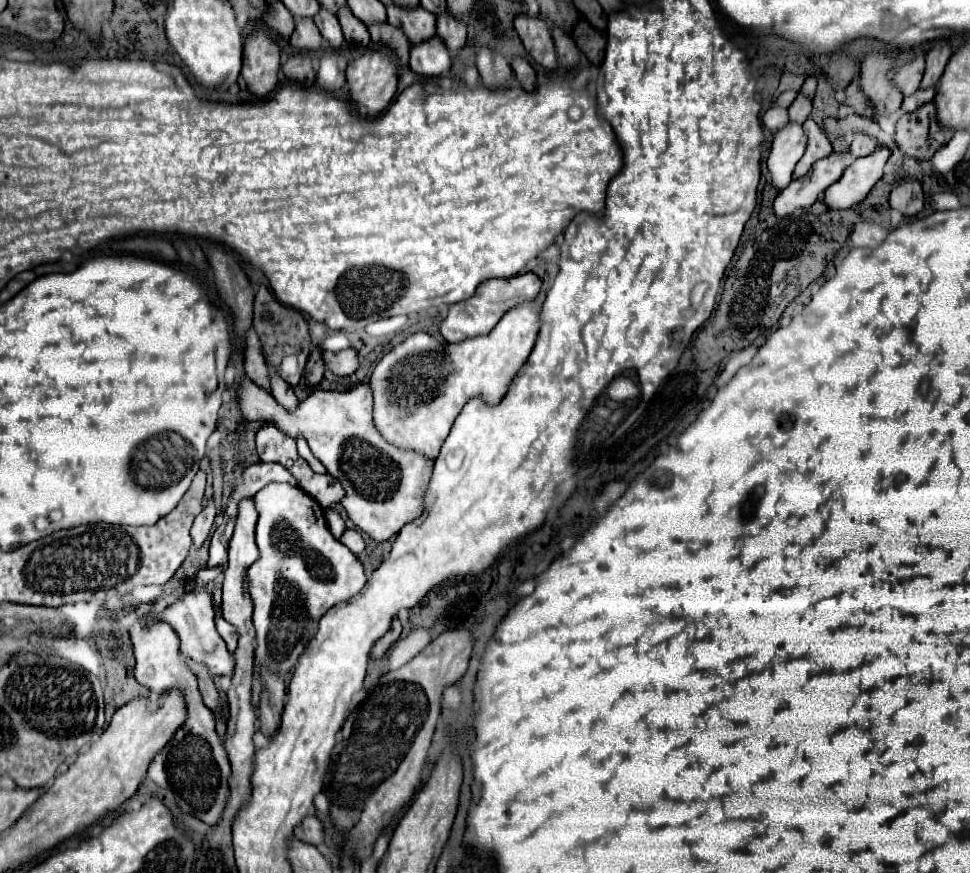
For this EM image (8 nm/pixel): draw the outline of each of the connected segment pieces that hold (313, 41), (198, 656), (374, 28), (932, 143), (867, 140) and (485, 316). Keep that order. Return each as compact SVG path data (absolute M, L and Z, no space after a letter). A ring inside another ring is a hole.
M303 17L303 19L297 21L295 33L291 35L289 41L295 49L319 49L323 39L321 39L321 33L319 33L315 21Z
M201 591L201 593L187 595L185 601L179 601L177 609L173 605L171 609L165 609L163 613L149 613L145 617L169 623L181 639L181 653L185 657L189 657L193 661L199 661L199 663L205 663L213 675L227 675L227 677L233 675L235 657L229 653L225 641L221 639L221 635L215 629L215 623L213 623L215 613L213 613L213 605L211 605L211 591ZM167 615L169 615L169 619L167 619Z
M387 21L385 23L373 23L367 29L371 33L373 43L381 43L381 45L387 45L387 47L395 49L399 59L401 59L401 65L407 65L411 45L409 45L409 39L403 33L403 29L399 29L395 25L389 25Z
M925 103L917 111L905 113L897 121L895 141L907 157L927 161L941 145L951 141L953 133L953 129L939 123L935 105Z
M855 133L855 139L849 147L849 153L851 153L851 161L857 159L857 157L865 157L869 155L875 147L877 147L877 139L871 137L871 135L865 135L865 133Z
M523 273L523 275L511 277L511 279L483 281L471 299L449 307L449 315L441 321L439 331L445 337L445 341L451 341L451 343L459 343L459 341L465 341L465 339L477 337L477 335L487 335L511 307L515 307L523 301L535 299L539 289L541 289L541 281L535 273Z

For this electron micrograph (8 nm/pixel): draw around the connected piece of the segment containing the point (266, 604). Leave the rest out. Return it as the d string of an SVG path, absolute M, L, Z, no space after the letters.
M269 483L263 491L255 497L255 507L259 511L257 521L257 547L259 547L259 561L251 565L247 573L249 579L249 593L253 599L253 623L257 629L257 649L255 649L255 673L253 673L253 705L259 713L259 697L261 697L261 673L259 669L271 669L273 673L285 675L289 673L299 655L303 653L309 639L315 635L319 619L337 603L349 601L355 593L363 589L367 583L365 571L361 561L343 545L339 543L325 523L325 509L303 489L293 487L289 483Z

